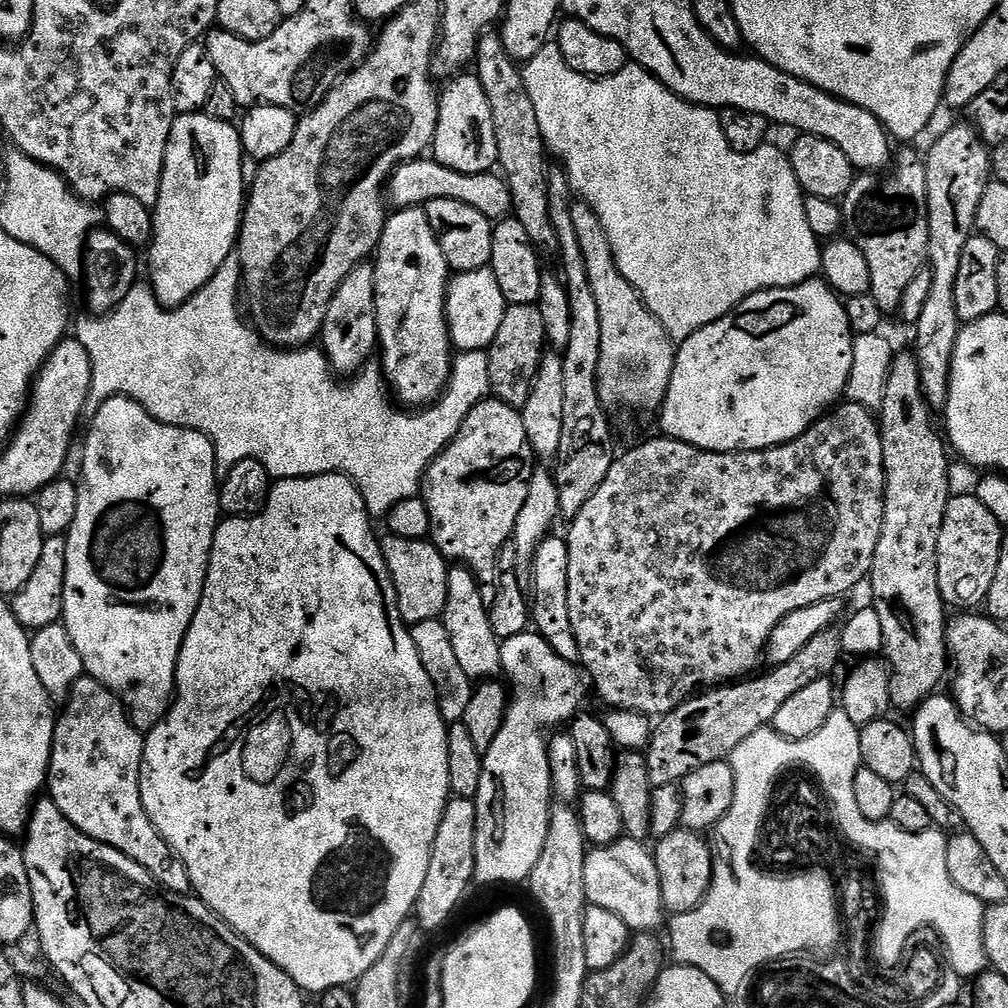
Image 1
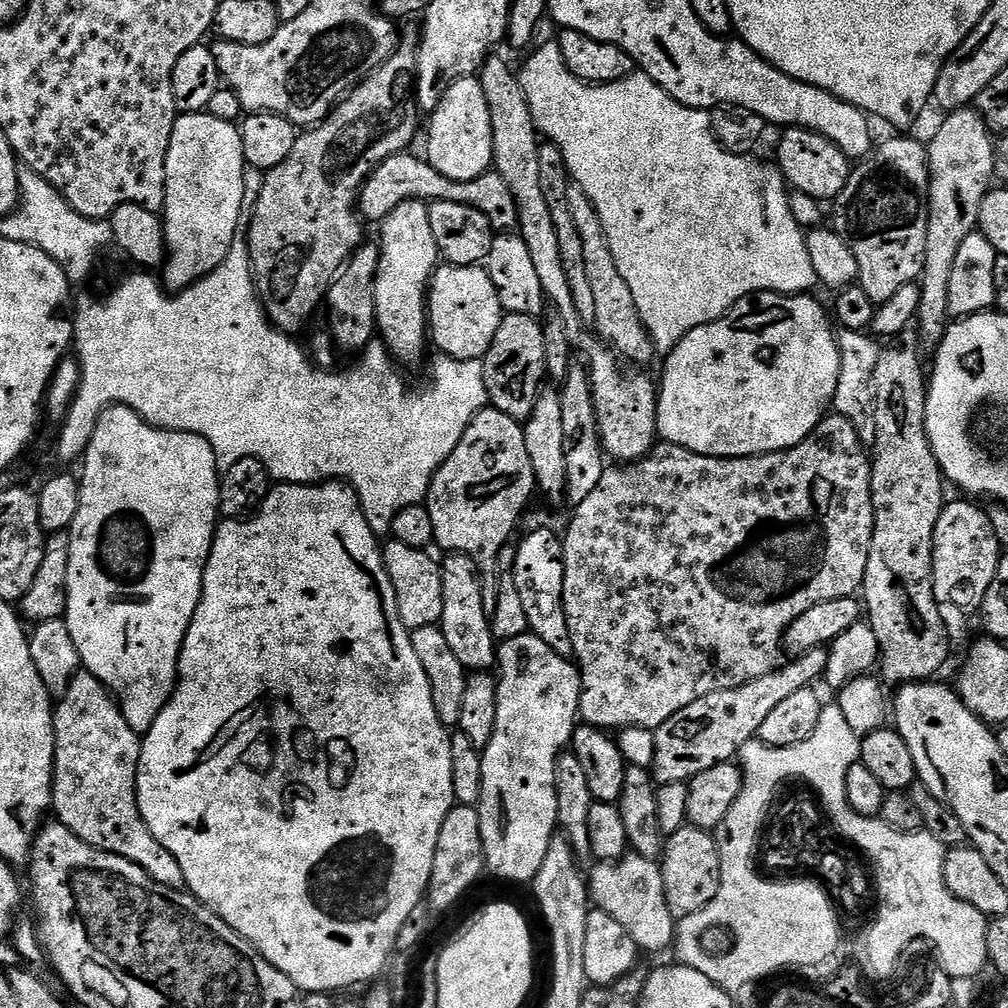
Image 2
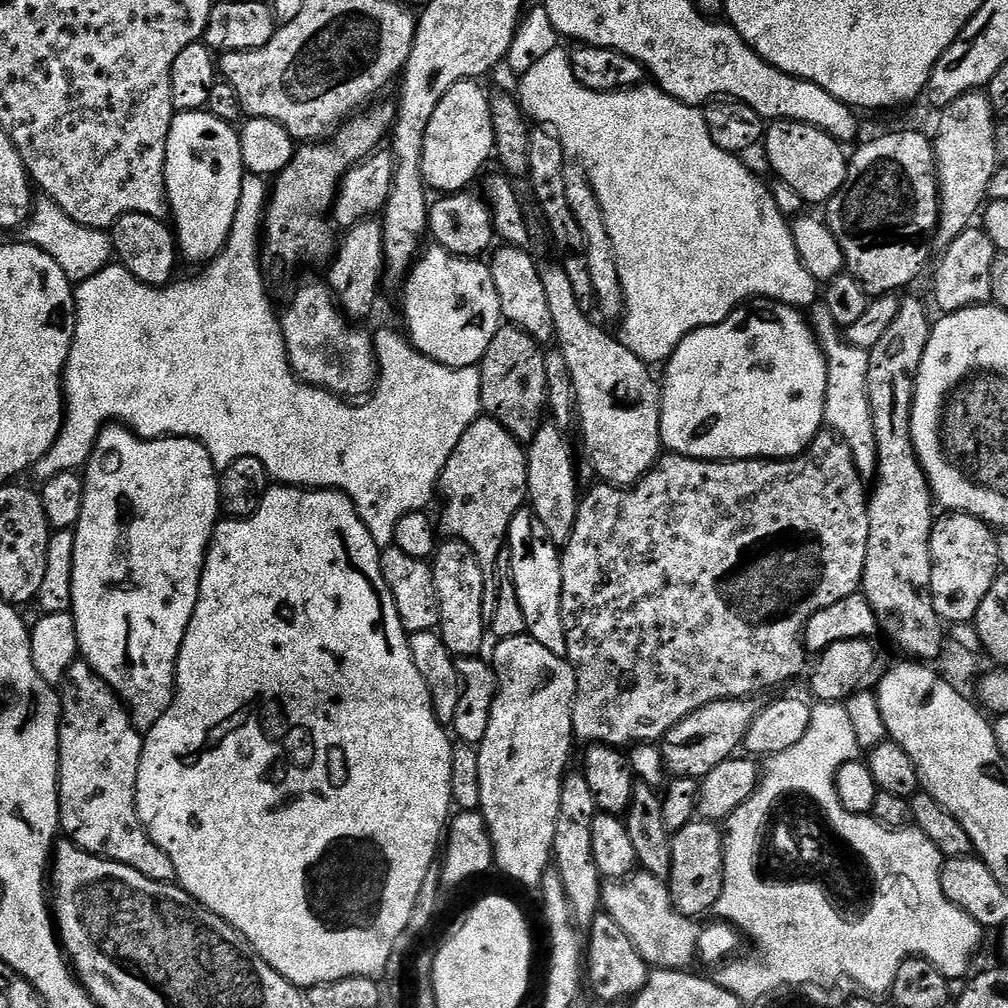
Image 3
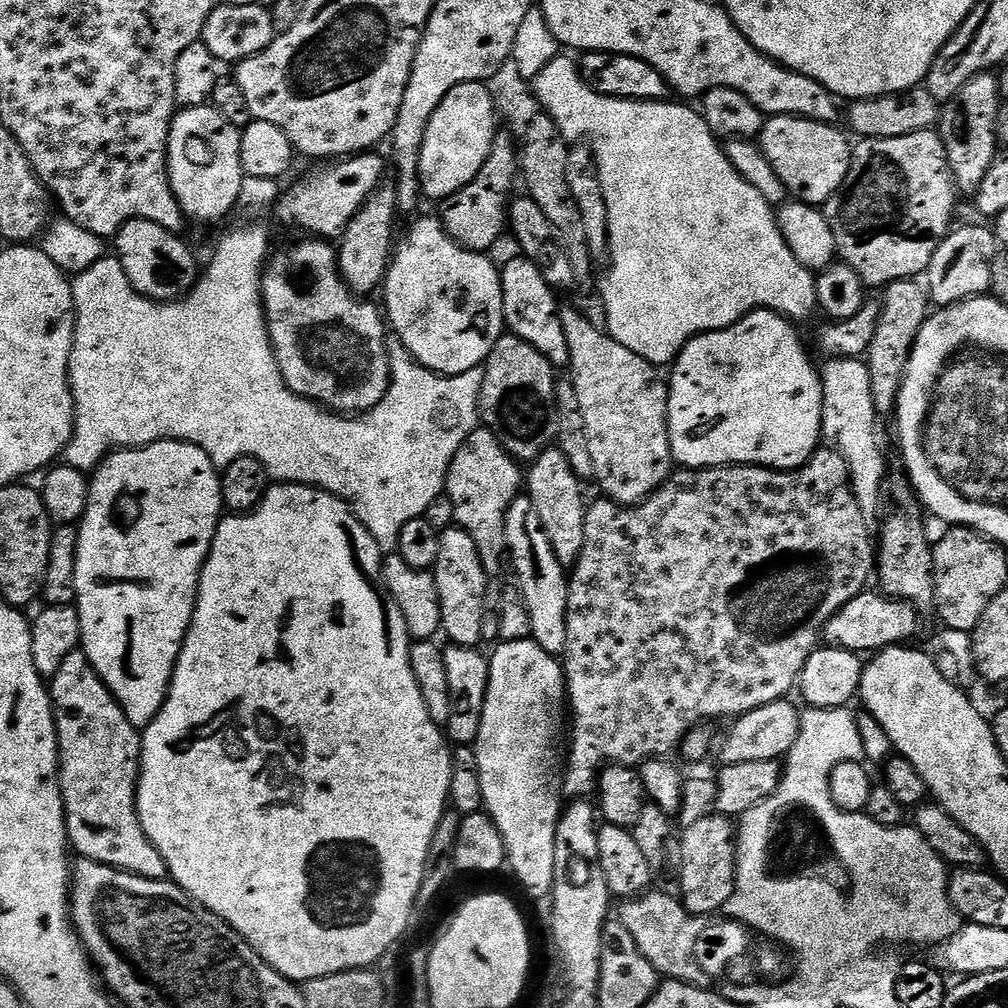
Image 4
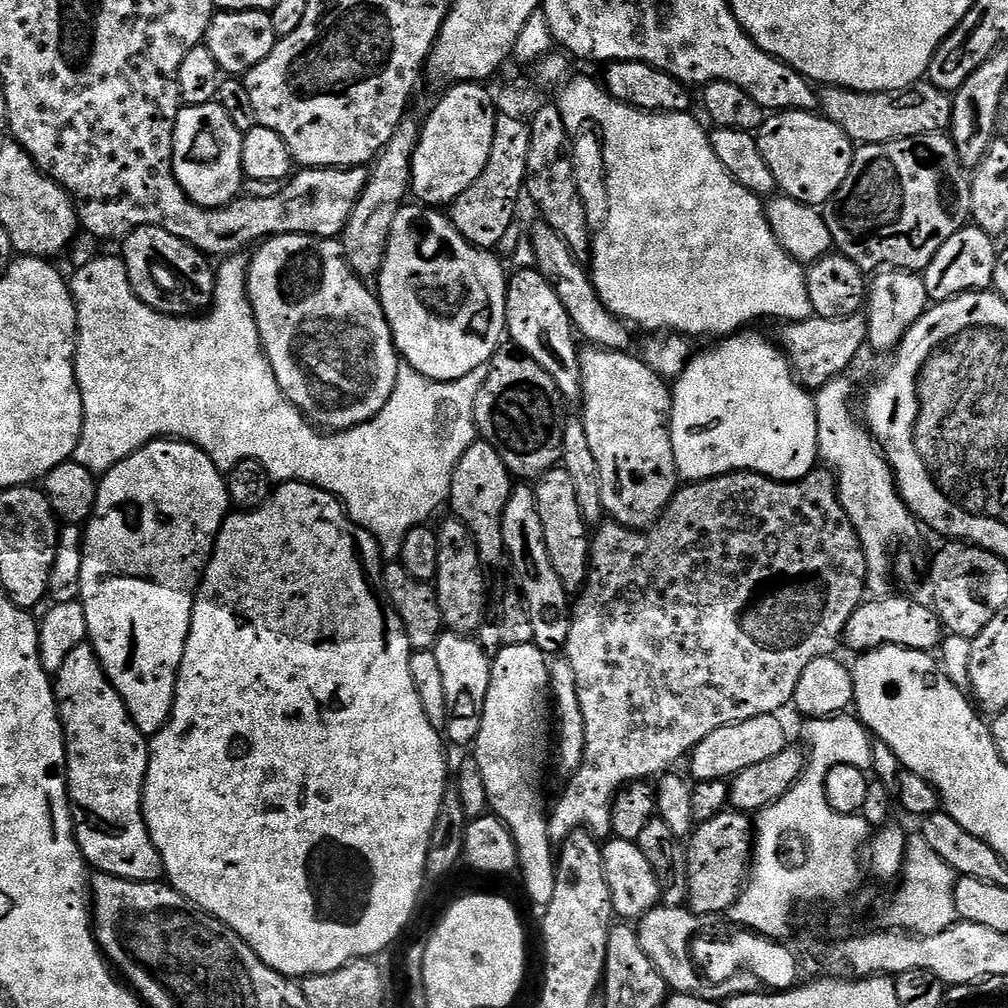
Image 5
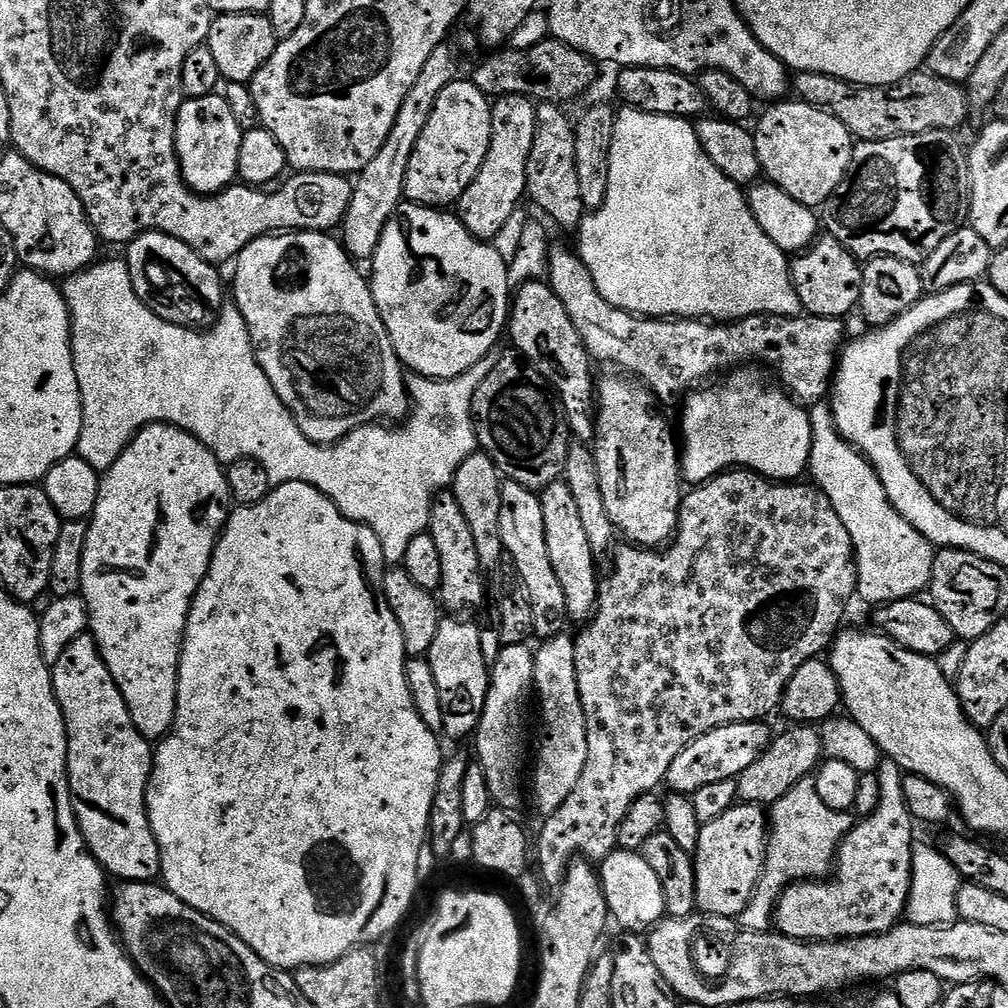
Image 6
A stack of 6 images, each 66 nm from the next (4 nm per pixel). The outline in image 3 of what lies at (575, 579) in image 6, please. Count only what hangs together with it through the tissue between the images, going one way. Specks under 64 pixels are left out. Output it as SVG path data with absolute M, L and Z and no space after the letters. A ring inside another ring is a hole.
M545 422L526 448L530 507L534 514L538 514L542 526L546 526L550 538L558 546L570 542L582 499L582 488L579 488L581 485L578 483L578 464L577 461L572 461L572 448L564 441L563 435L565 433L559 424Z

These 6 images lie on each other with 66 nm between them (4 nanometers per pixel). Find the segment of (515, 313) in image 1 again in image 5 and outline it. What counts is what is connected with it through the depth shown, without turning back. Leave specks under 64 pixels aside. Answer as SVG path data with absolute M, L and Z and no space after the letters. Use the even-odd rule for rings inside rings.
M515 346L497 348L486 367L486 382L482 382L482 390L478 390L478 398L474 402L474 418L479 439L500 451L502 462L506 462L513 477L524 482L535 482L560 464L566 401L561 396L554 378L550 378L550 374L546 374L546 370L542 370L542 366L534 362L534 358L530 358Z

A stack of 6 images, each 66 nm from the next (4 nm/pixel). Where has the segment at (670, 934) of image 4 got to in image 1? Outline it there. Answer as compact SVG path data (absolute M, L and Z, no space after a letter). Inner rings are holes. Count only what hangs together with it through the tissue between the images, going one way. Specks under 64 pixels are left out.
M621 838L613 844L593 847L589 851L586 858L586 898L588 904L618 914L618 918L622 918L628 929L636 934L655 933L655 928L666 920L655 855L647 843L638 840Z

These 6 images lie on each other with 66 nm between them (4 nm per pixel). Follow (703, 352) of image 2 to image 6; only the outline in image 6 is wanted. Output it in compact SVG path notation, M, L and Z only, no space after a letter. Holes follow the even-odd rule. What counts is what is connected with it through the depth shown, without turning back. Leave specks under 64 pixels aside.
M737 367L723 377L724 384L717 388L705 387L693 391L683 401L685 404L684 413L680 416L680 432L684 435L684 444L682 440L680 466L683 479L687 483L689 480L689 485L699 486L721 472L736 469L759 472L773 482L796 482L803 477L800 475L805 475L812 449L811 415L783 387L771 388L756 368L759 367Z

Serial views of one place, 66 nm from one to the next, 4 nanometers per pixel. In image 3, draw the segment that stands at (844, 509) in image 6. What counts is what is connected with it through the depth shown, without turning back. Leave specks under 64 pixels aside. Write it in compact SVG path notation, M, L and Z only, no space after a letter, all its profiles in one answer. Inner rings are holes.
M823 302L817 303L817 308L810 312L810 323L815 331L816 339L820 341L820 346L824 350L824 356L828 359L824 423L831 431L848 441L856 459L856 468L865 482L875 481L878 466L878 442L874 442L874 422L868 397L869 349L859 348L849 342Z

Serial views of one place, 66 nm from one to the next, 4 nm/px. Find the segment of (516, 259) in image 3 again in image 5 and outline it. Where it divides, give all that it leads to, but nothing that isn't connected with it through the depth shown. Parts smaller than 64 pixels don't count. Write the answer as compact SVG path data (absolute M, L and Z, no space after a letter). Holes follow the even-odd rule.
M535 267L520 268L516 273L508 276L508 293L506 294L506 332L511 343L519 348L558 386L561 396L565 401L579 401L580 394L580 348L577 333L572 326L570 314L566 314L566 306L562 306L558 294L542 278L542 274Z

